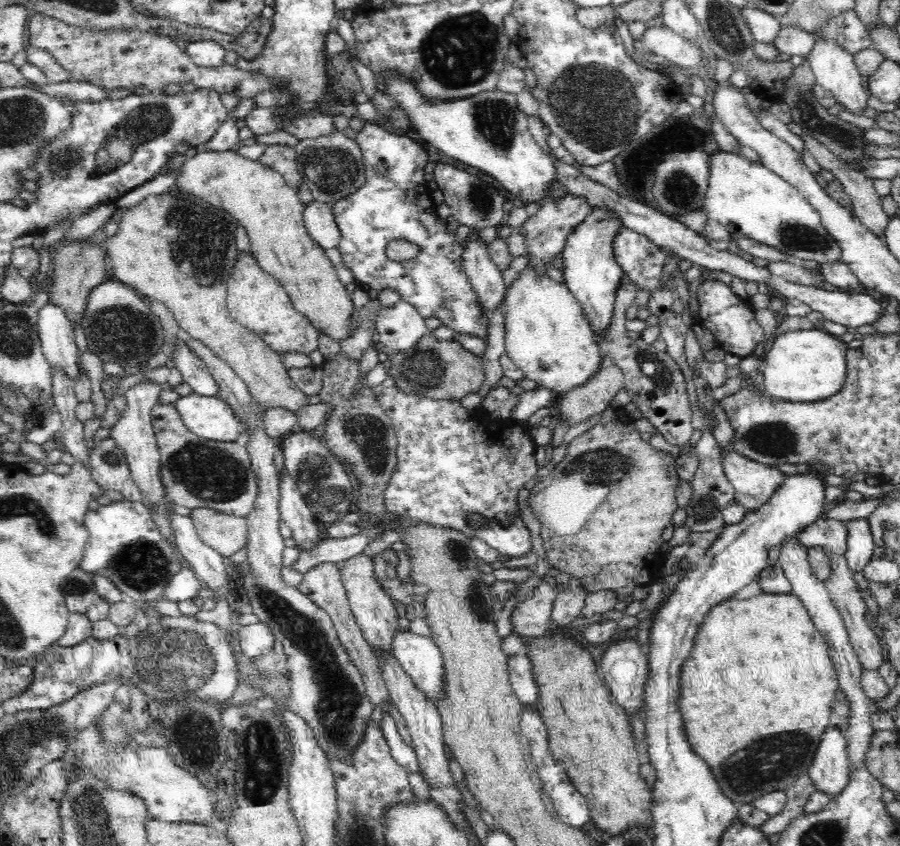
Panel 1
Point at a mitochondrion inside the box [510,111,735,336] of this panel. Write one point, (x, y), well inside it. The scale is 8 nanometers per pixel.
(683, 190)

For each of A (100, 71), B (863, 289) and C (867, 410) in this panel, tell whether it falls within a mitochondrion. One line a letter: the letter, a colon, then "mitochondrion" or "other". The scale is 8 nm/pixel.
A: other
B: other
C: other

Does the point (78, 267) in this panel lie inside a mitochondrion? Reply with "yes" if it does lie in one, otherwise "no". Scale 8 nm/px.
no

